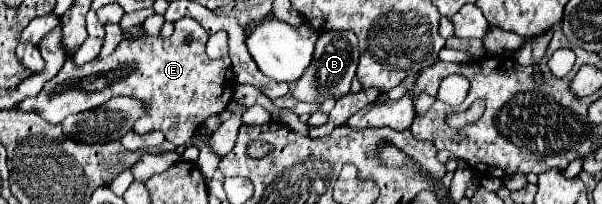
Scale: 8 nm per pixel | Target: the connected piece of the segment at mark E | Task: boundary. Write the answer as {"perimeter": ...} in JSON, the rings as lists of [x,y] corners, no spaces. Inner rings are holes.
{"perimeter":[[[190,17],[180,19],[168,39],[122,39],[106,59],[94,59],[84,67],[74,67],[72,61],[66,61],[60,73],[36,97],[24,99],[18,109],[38,113],[48,123],[62,123],[72,113],[98,107],[116,95],[128,95],[148,105],[148,113],[136,121],[134,129],[172,129],[170,143],[184,145],[210,115],[222,113],[234,95],[230,59],[210,59],[206,55],[206,41],[208,33]],[[186,35],[192,37],[190,43],[184,43]]]}

